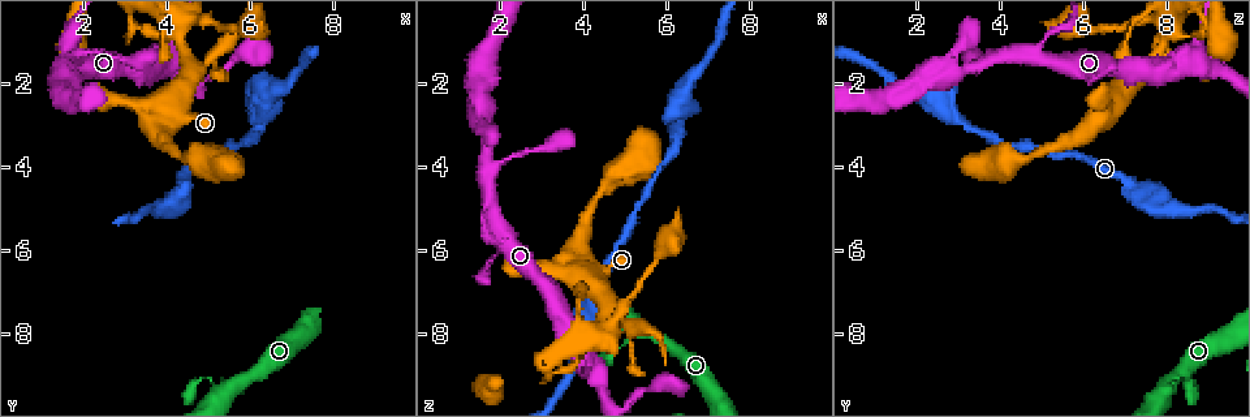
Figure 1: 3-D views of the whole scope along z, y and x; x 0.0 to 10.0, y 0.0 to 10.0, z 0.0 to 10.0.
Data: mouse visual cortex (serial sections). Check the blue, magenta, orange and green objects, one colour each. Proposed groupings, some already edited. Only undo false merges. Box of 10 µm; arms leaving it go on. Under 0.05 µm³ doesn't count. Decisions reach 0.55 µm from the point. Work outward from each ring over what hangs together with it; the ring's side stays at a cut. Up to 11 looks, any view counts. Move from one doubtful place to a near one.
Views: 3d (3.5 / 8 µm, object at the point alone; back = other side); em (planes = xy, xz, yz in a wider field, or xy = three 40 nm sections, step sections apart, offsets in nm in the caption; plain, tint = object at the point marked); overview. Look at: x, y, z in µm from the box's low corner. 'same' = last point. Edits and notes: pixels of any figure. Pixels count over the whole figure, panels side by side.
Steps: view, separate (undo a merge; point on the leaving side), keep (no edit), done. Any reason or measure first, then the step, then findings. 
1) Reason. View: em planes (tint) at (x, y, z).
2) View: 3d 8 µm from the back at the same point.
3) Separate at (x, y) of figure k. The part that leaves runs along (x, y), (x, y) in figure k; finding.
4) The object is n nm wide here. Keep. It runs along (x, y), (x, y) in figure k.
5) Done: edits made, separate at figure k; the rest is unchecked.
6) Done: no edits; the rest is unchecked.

Arms part here. View: 3d 3.5 µm at (5.40, 9.35, 7.95).

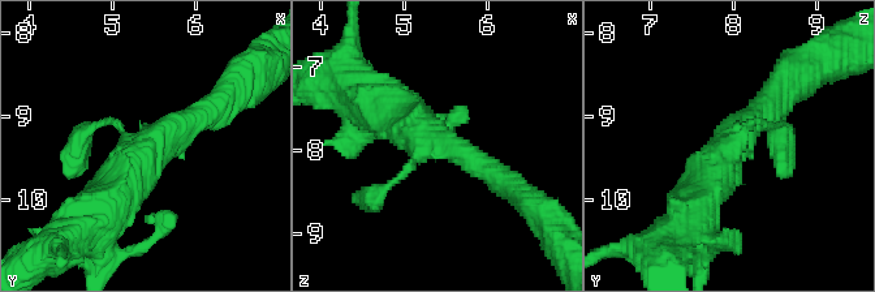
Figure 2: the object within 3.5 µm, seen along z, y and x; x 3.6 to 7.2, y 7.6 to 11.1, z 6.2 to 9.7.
Need the tissue. View: em xy step 5 (tint) at (5.35, 9.40, 7.95).

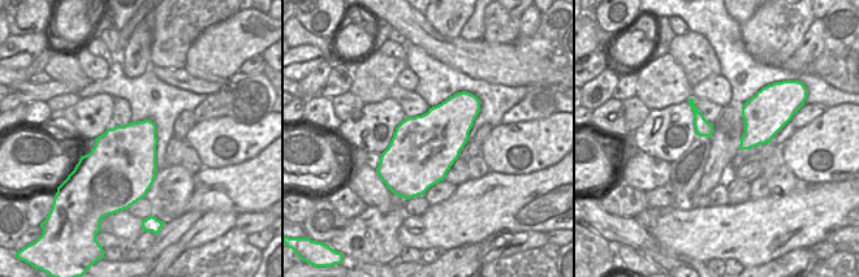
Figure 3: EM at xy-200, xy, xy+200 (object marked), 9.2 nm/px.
Keep. It runs along (210, 112), (94, 197) in figure 2; all the same cell.

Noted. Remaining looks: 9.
Sudden change in width. View: 3d 8 µm at (5.55, 1.55, 9.40).

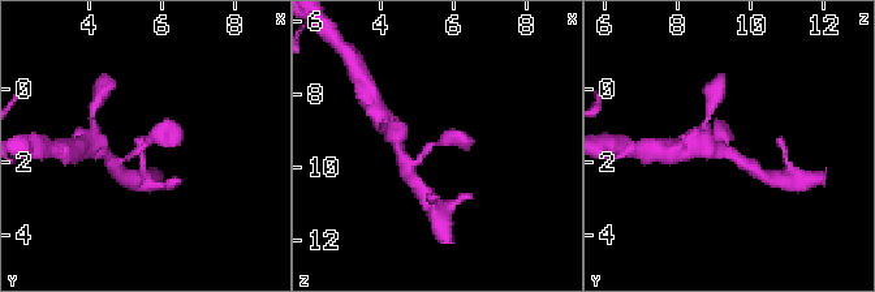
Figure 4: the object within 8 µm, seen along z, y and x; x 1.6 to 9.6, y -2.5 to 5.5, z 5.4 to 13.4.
View: 3d 3.5 µm at the same point.

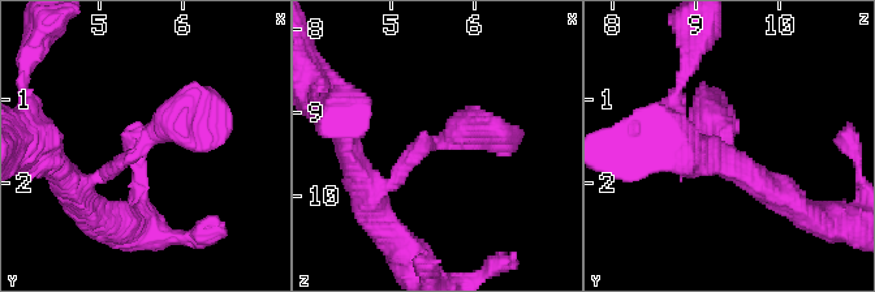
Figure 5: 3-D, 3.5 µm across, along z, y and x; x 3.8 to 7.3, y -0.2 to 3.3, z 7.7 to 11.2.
The arms are 150, 400 nm wide. View: em xy step 1 (tint) at (5.45, 1.55, 9.40).

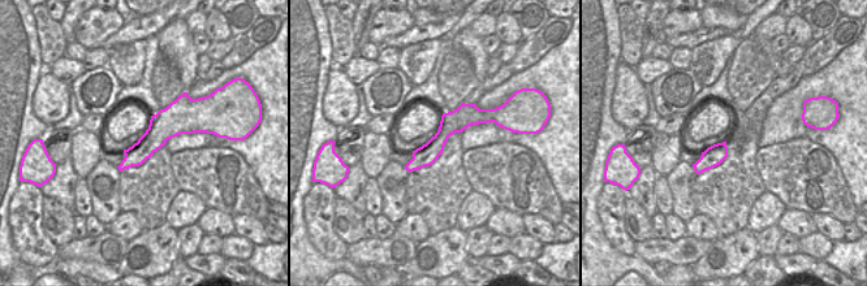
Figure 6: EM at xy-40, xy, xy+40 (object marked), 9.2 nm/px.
The object is 200 nm wide here. Keep. It runs along (85, 183), (160, 127), (216, 115) in figure 5; continuous, no second cell.

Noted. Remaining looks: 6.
Arms part here. View: 3d 3.5 µm at (6.40, 2.55, 2.70).

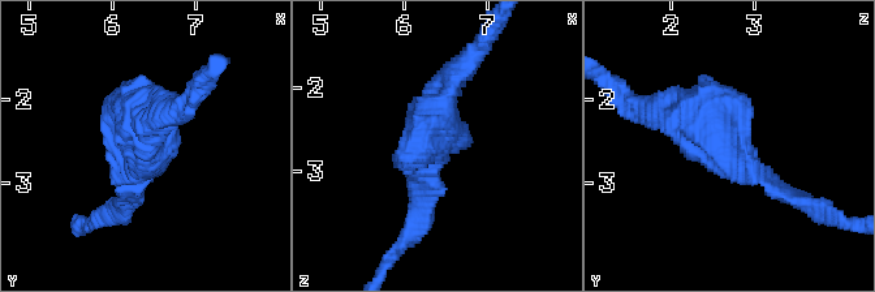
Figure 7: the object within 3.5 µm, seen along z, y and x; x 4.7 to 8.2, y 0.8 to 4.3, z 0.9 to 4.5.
View: em xy step 5 (tint) at (6.35, 2.60, 2.75).

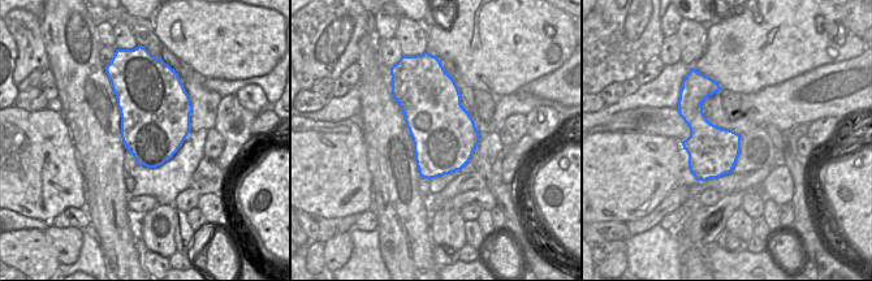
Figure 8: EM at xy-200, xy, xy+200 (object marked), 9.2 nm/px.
Keep. It runs along (775, 187), (695, 115), (642, 107) in figure 7; continuous, no second cell.

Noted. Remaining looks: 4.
Sharp bend. View: 3d 3.5 µm at (1.70, 1.40, 4.90).

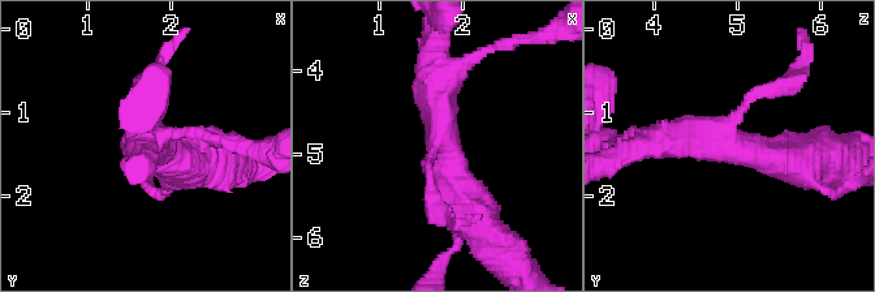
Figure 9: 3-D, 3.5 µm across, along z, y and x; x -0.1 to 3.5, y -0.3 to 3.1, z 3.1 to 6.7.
3 arms meet here; the arms are 100, 400, 500 nm wide. View: em xy step 2 (tint) at (1.75, 1.35, 4.85).

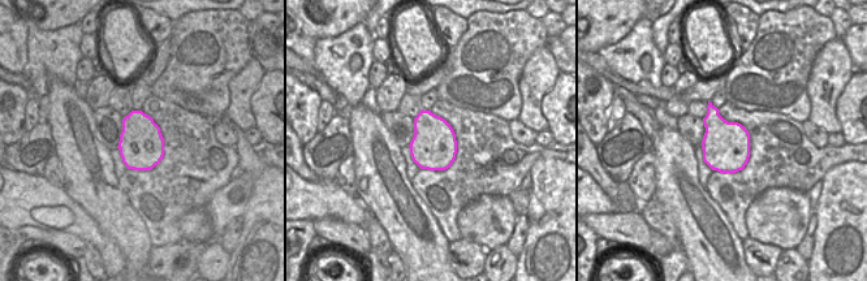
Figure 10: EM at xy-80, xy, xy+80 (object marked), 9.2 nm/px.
Keep. It runs along (477, 215), (442, 146), (438, 55) in figure 9; all the same cell.

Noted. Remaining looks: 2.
Done: no edits; the rest is unchecked.

